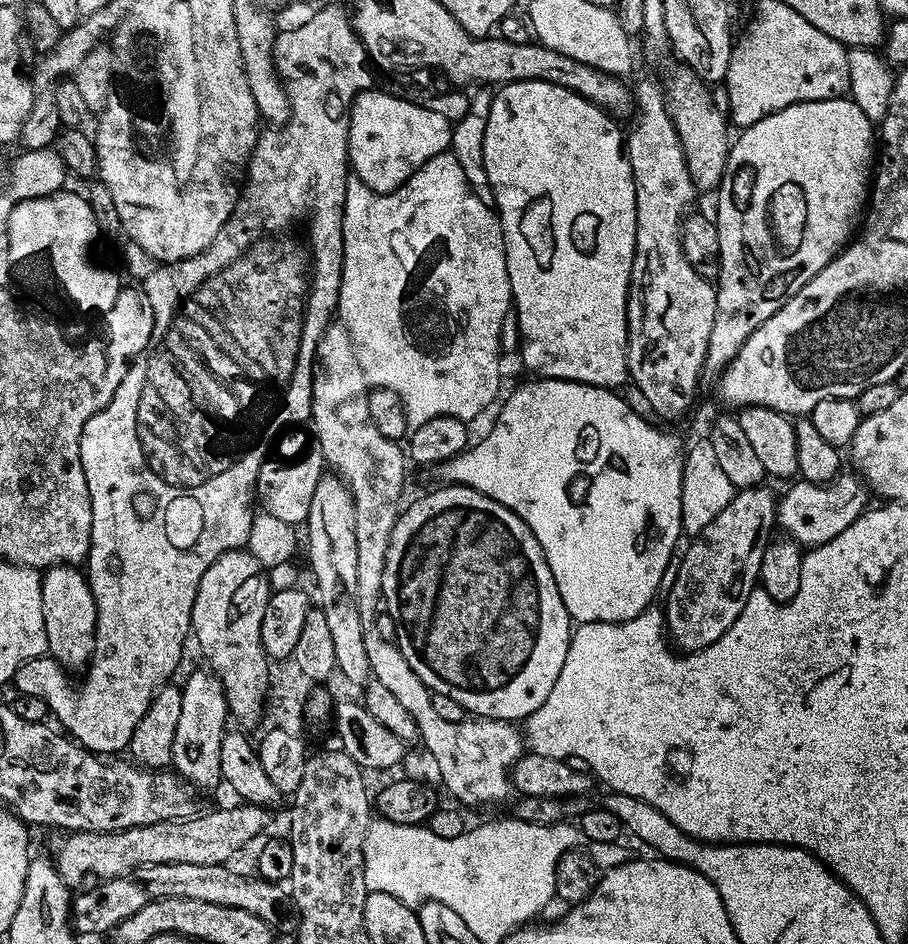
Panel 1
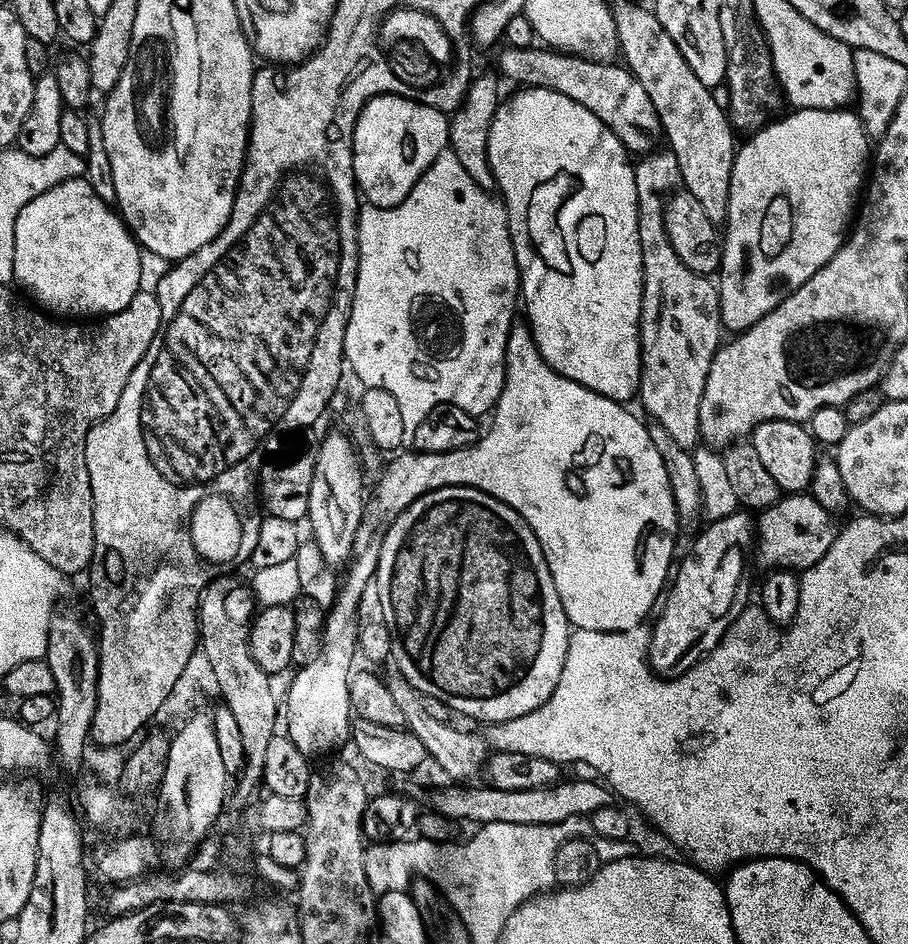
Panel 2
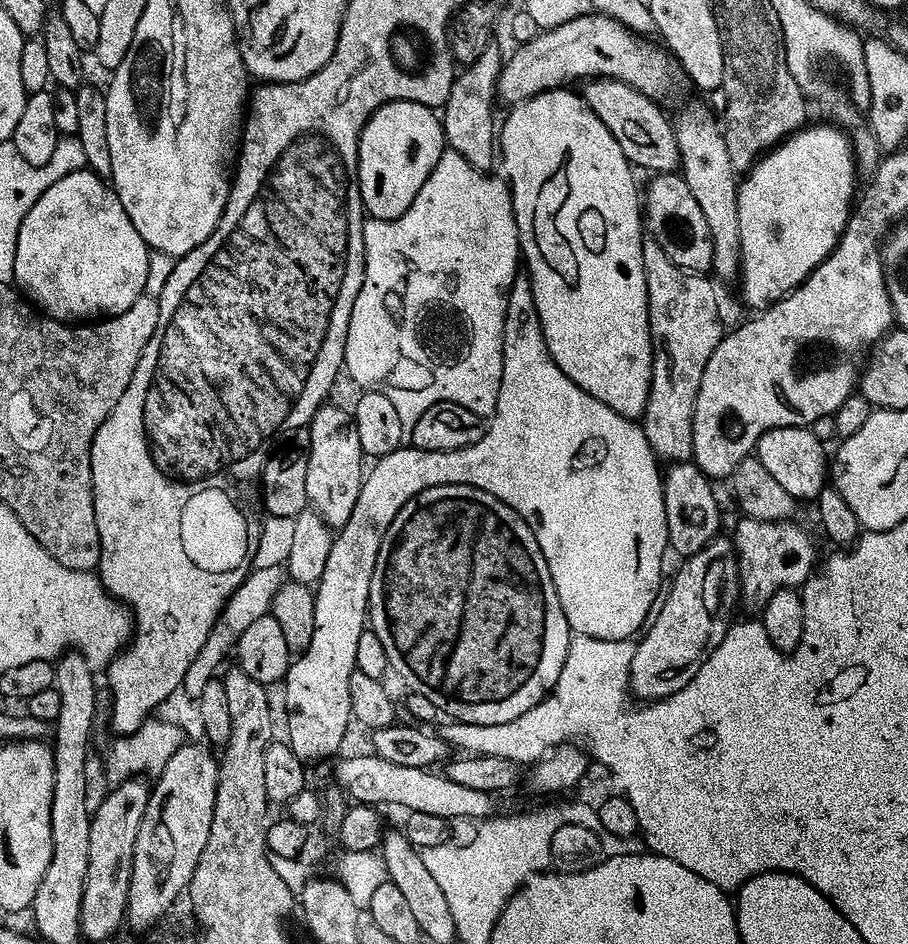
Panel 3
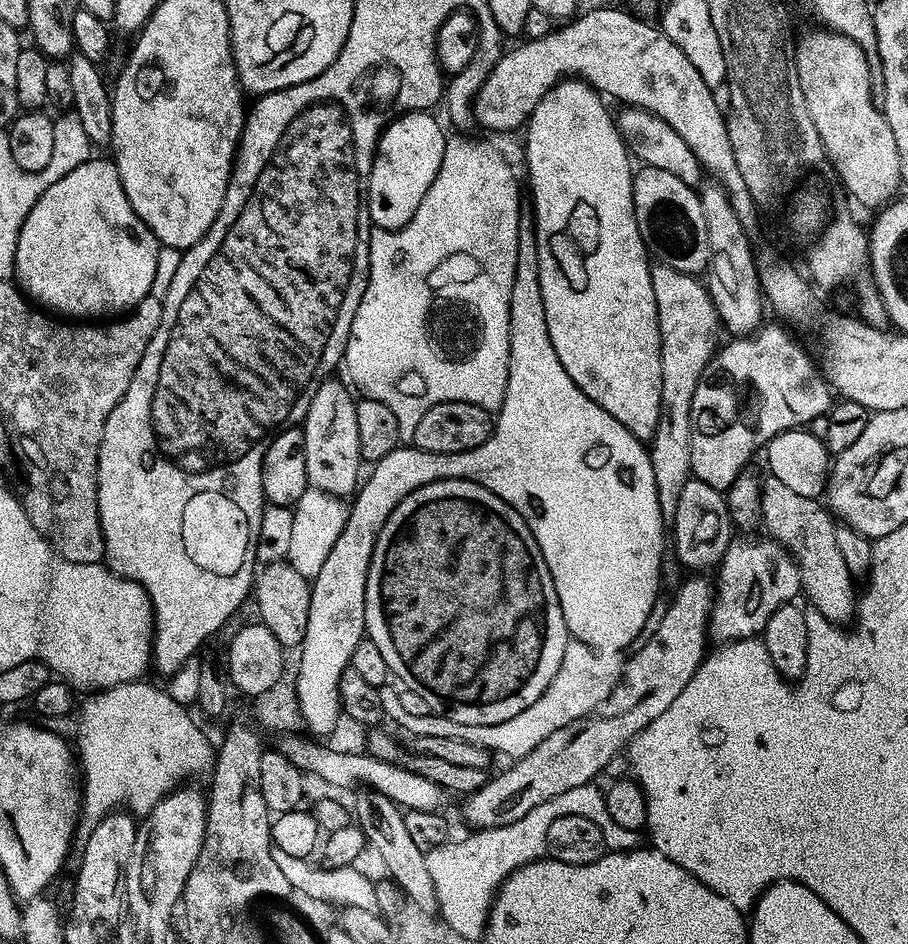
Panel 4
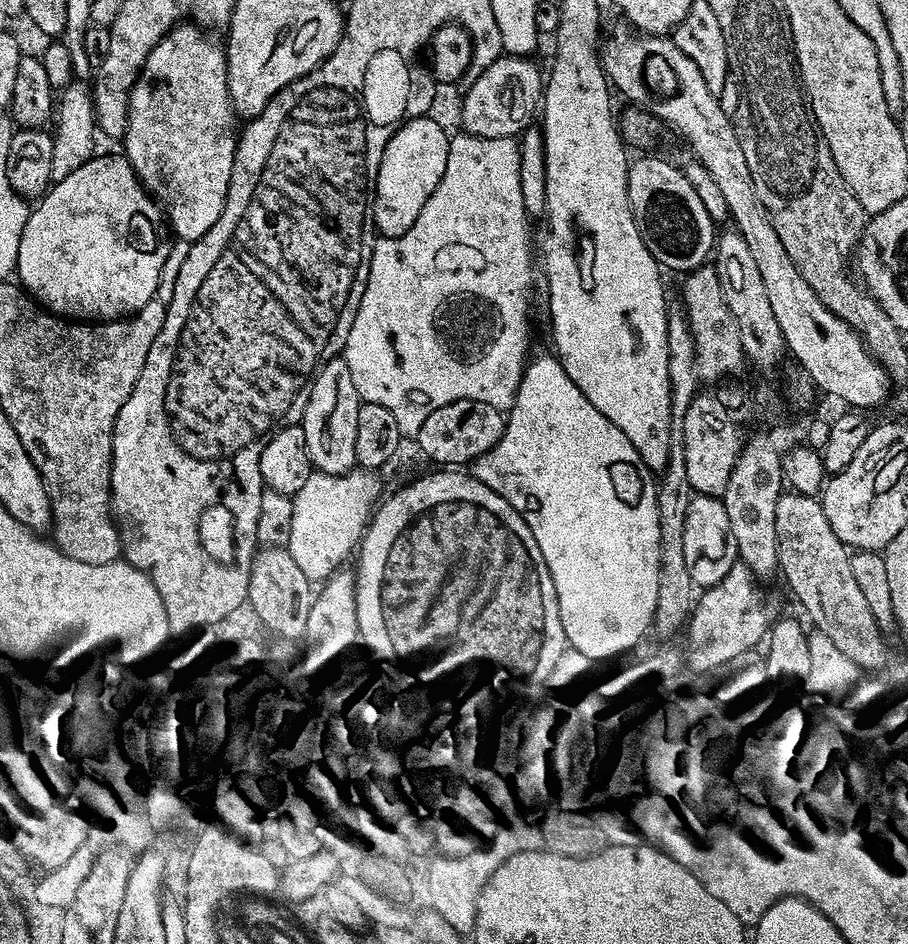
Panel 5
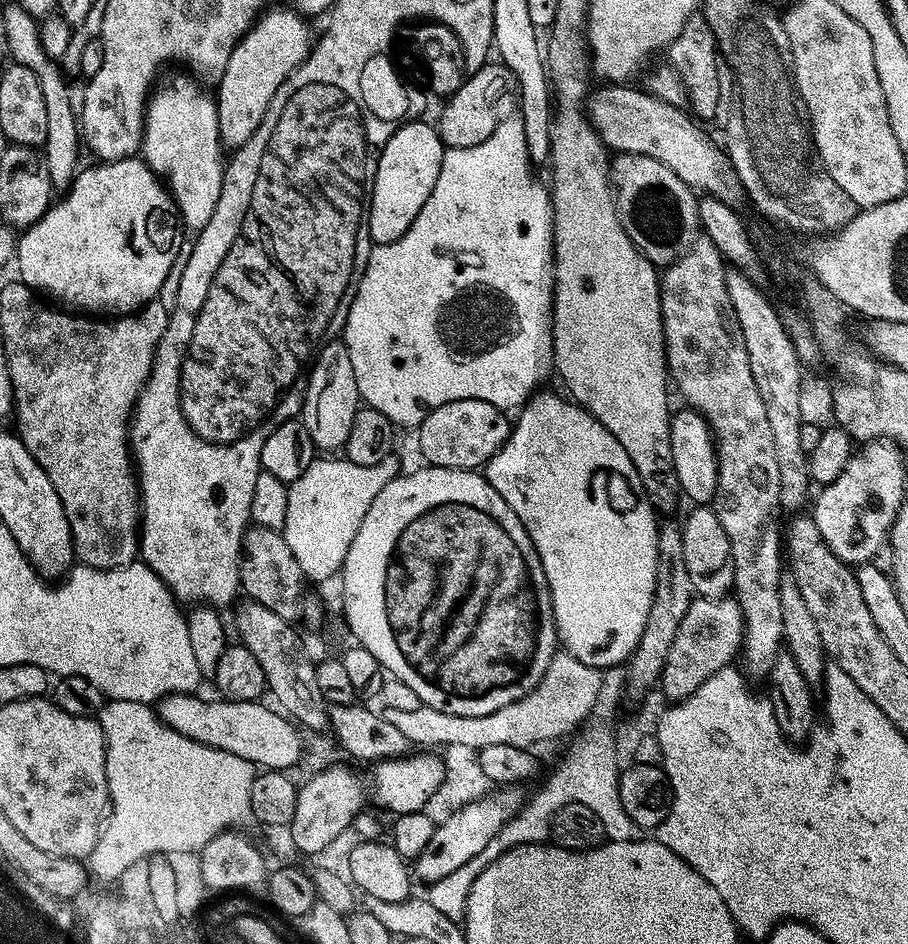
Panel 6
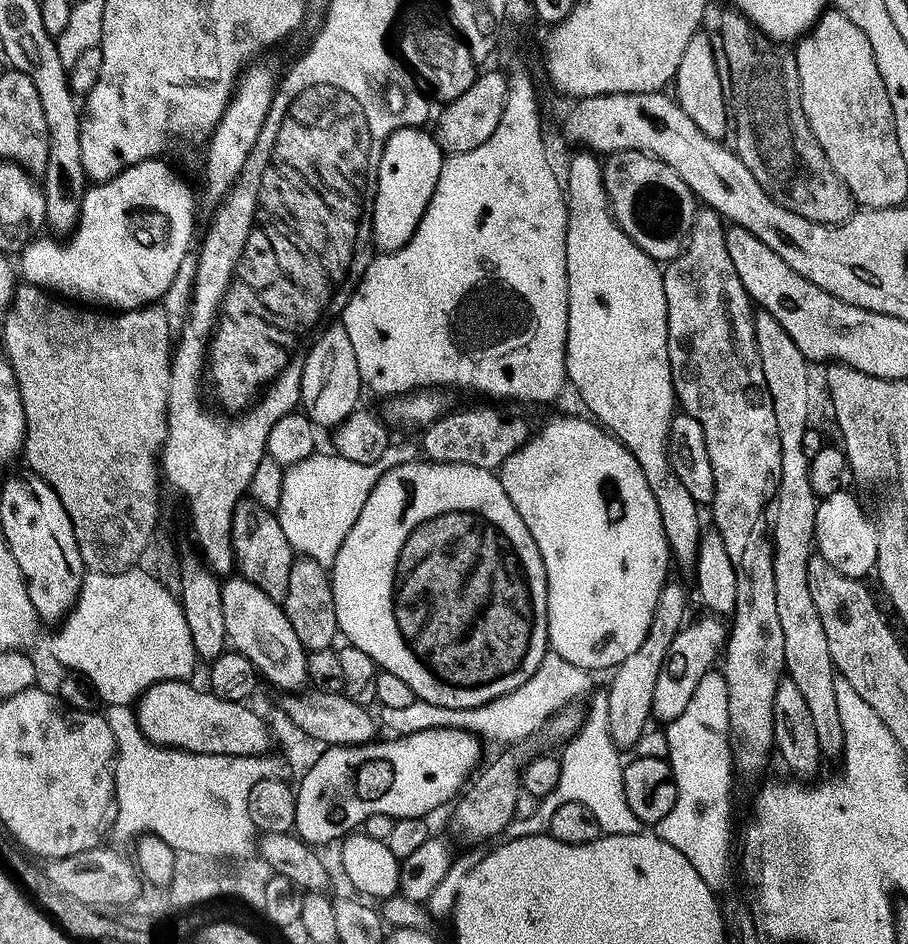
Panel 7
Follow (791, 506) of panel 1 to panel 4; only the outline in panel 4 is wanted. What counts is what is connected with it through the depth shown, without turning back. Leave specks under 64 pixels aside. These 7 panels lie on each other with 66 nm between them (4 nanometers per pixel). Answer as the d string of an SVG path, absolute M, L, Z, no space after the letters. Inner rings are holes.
M738 538L733 539L731 544L725 550L722 555L722 559L719 561L718 568L720 568L720 584L718 580L718 587L714 592L714 603L712 606L712 611L710 613L710 624L716 632L721 637L719 638L724 642L731 642L733 640L747 640L749 638L755 637L757 634L763 633L766 622L770 618L770 614L774 614L774 610L778 610L783 604L795 601L801 595L802 589L800 586L800 571L796 565L795 559L790 555L787 549L783 548L781 544L776 543L775 540L771 538L763 538L764 540L738 540Z

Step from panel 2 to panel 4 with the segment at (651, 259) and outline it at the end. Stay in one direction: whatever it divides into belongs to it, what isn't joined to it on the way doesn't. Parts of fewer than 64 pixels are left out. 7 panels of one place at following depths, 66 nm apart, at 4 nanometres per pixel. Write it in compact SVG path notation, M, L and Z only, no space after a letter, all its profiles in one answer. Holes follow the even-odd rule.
M652 268L654 302L658 314L660 331L660 361L662 362L662 390L660 391L660 419L651 433L650 455L660 512L672 518L678 506L679 492L690 479L690 438L692 419L690 406L694 394L701 387L700 375L707 364L713 363L718 351L716 331L721 331L720 315L712 301L712 295L703 283L700 284L690 272L679 272L673 268Z

